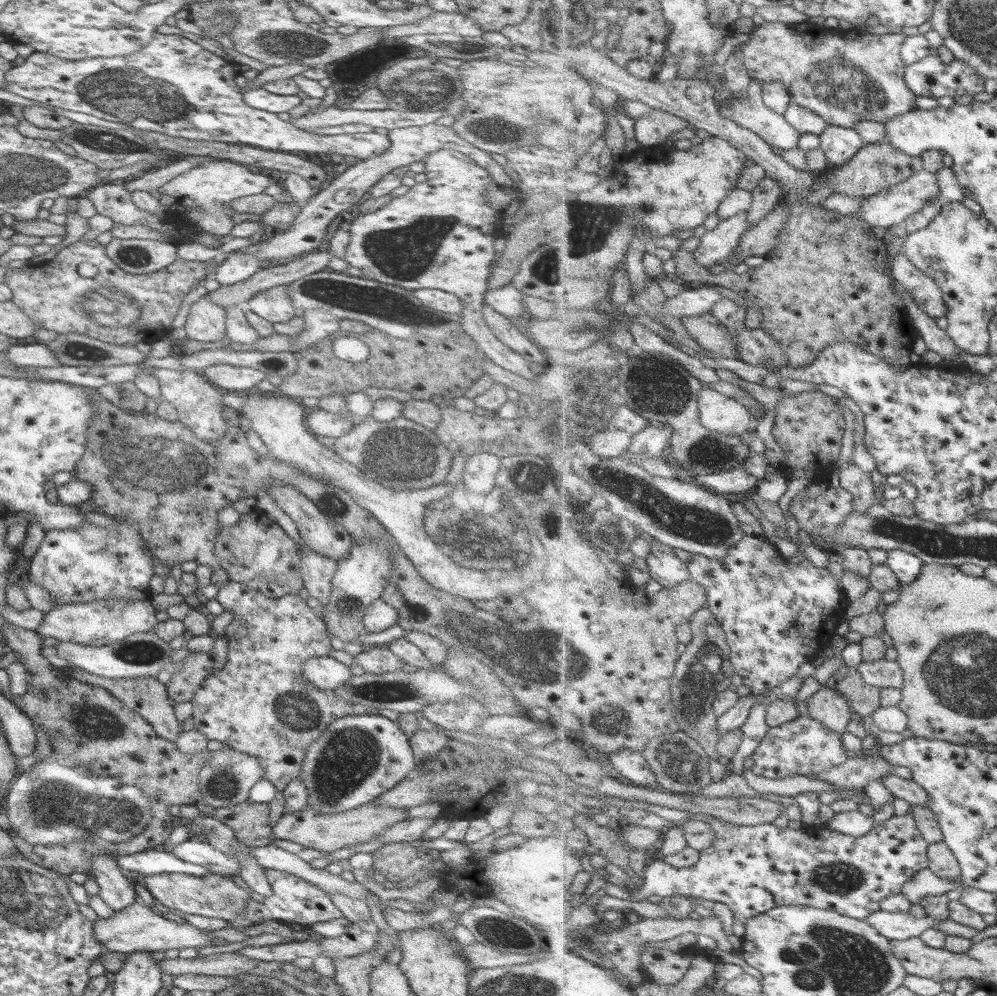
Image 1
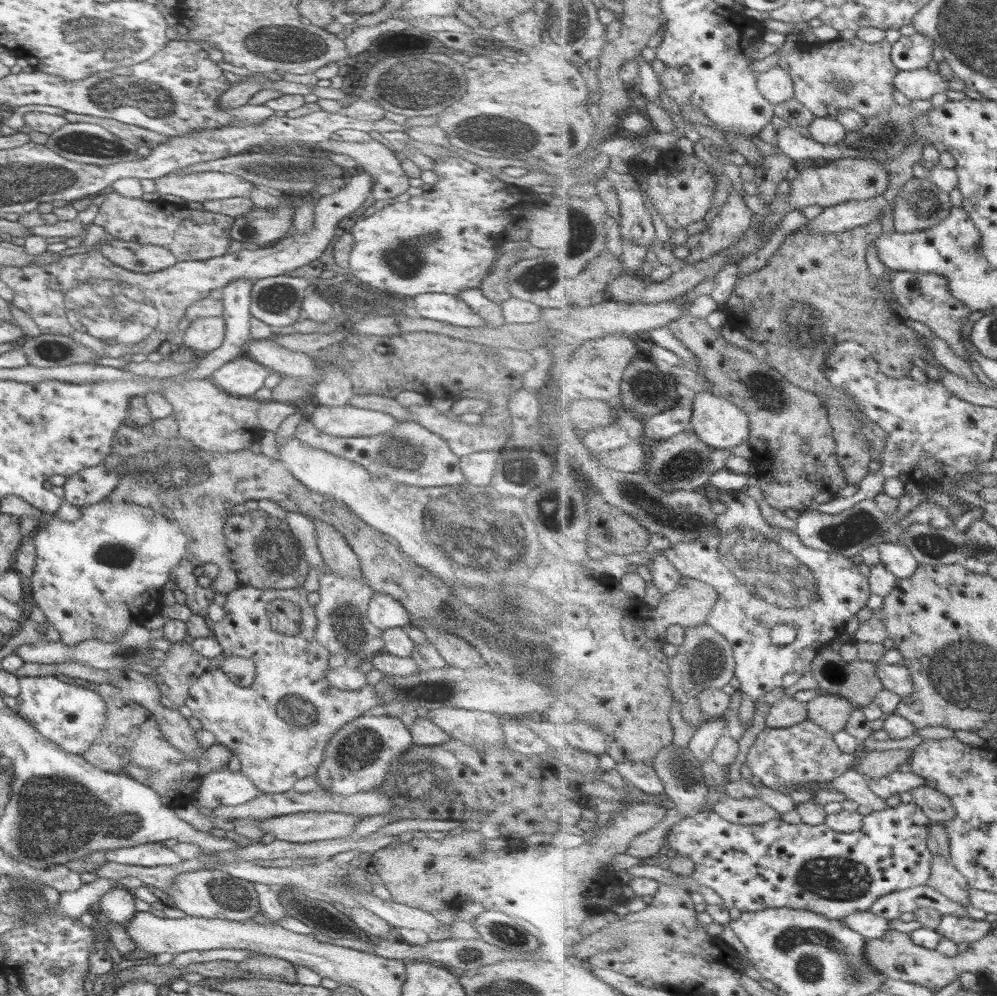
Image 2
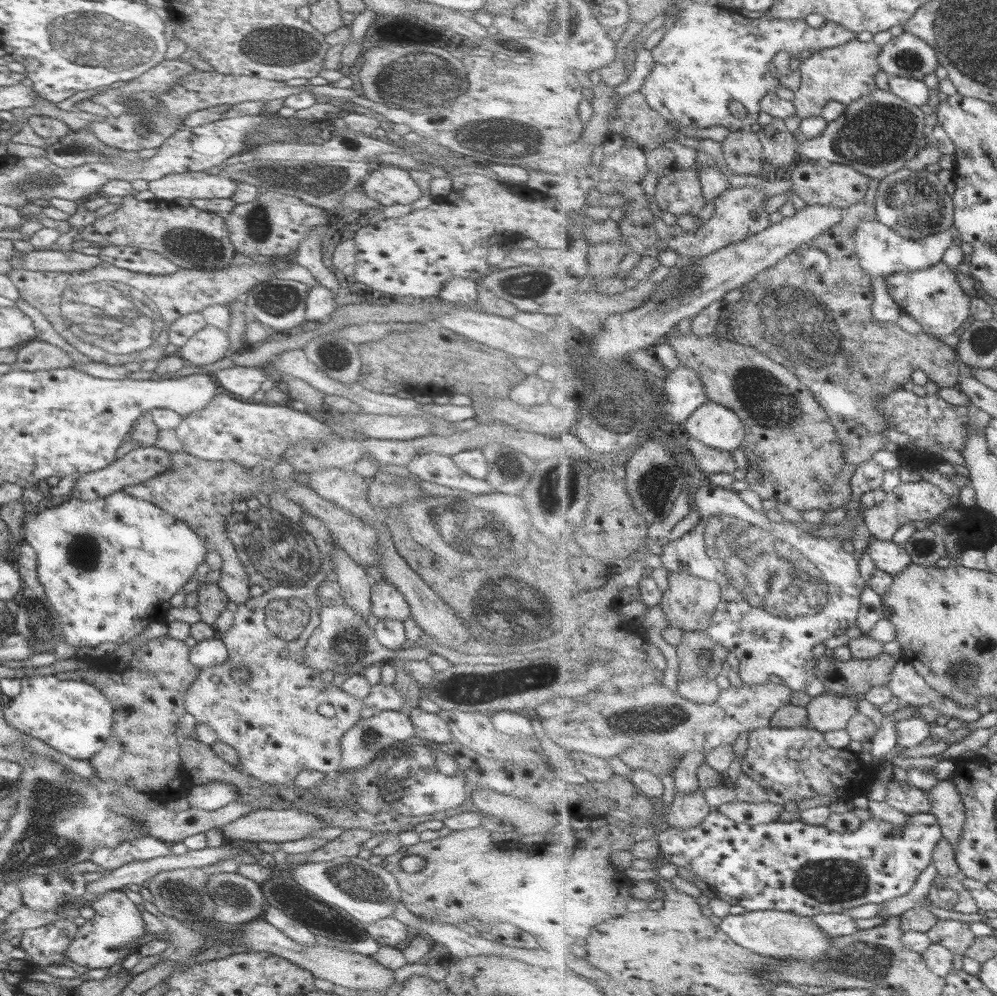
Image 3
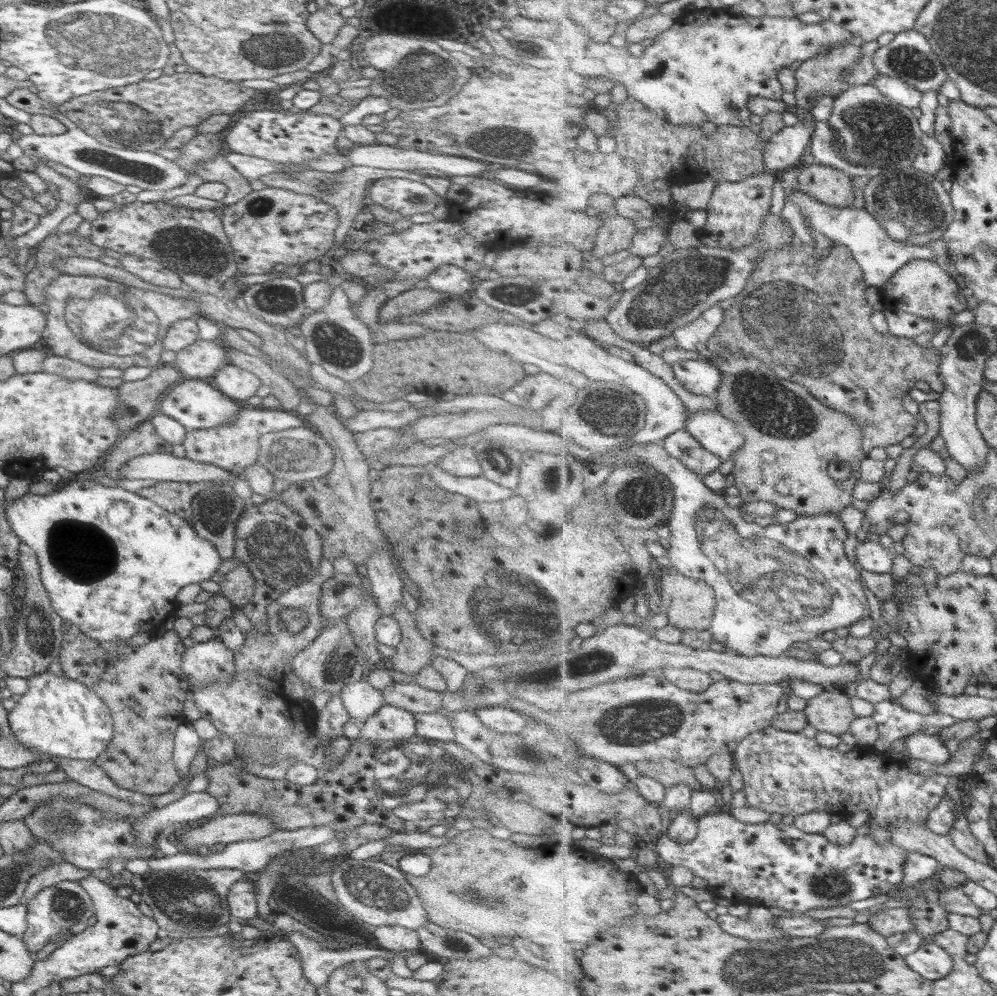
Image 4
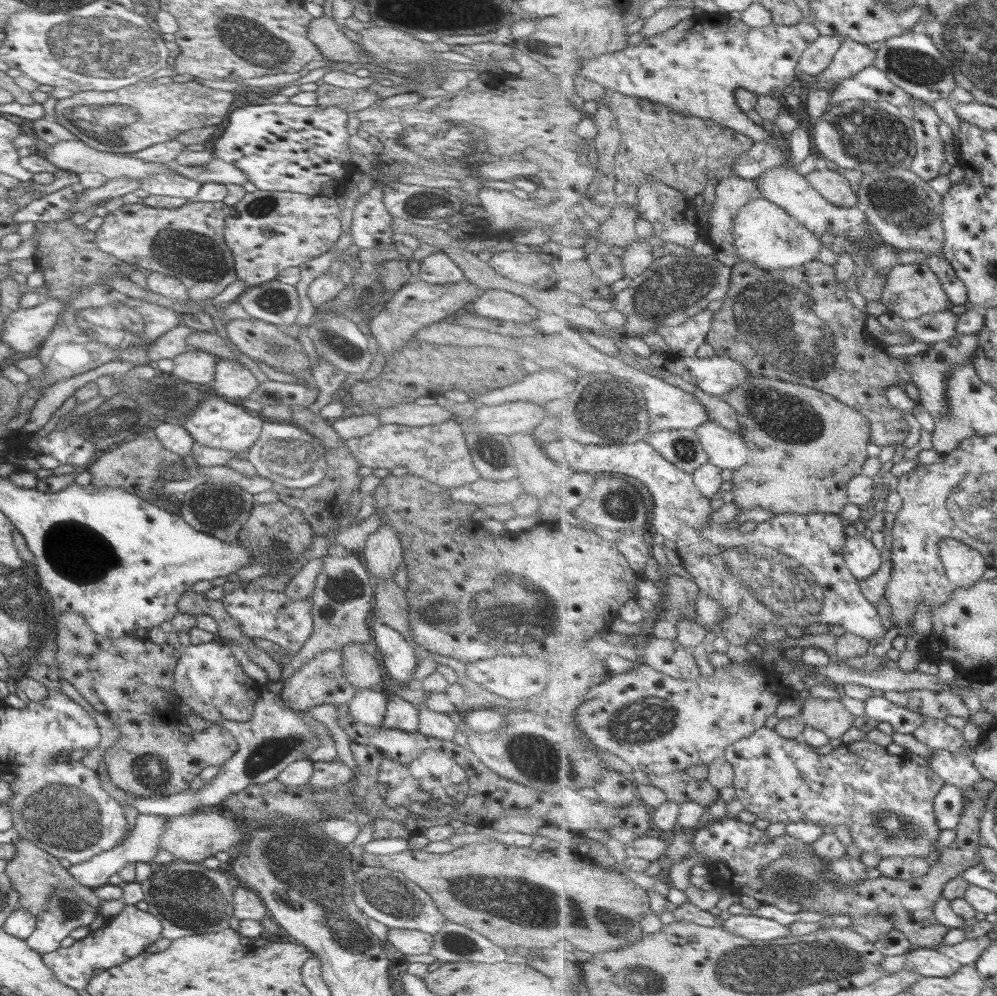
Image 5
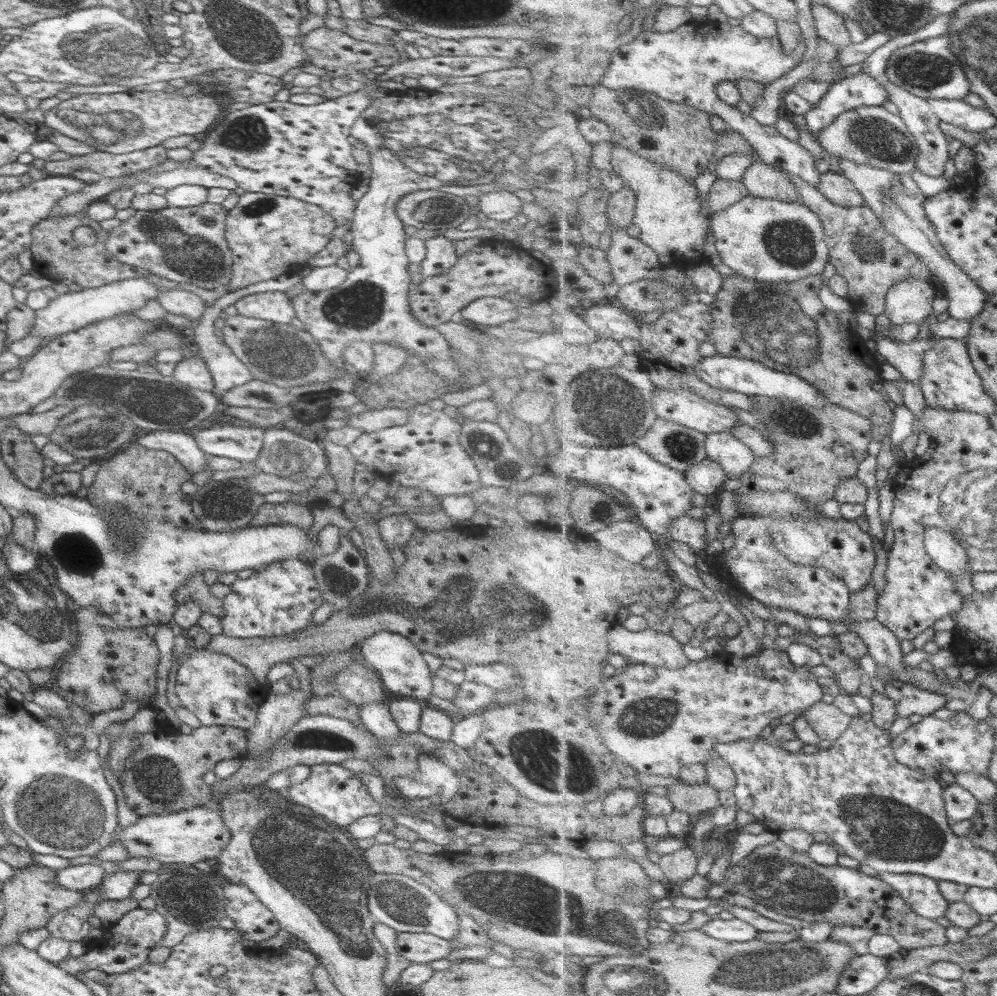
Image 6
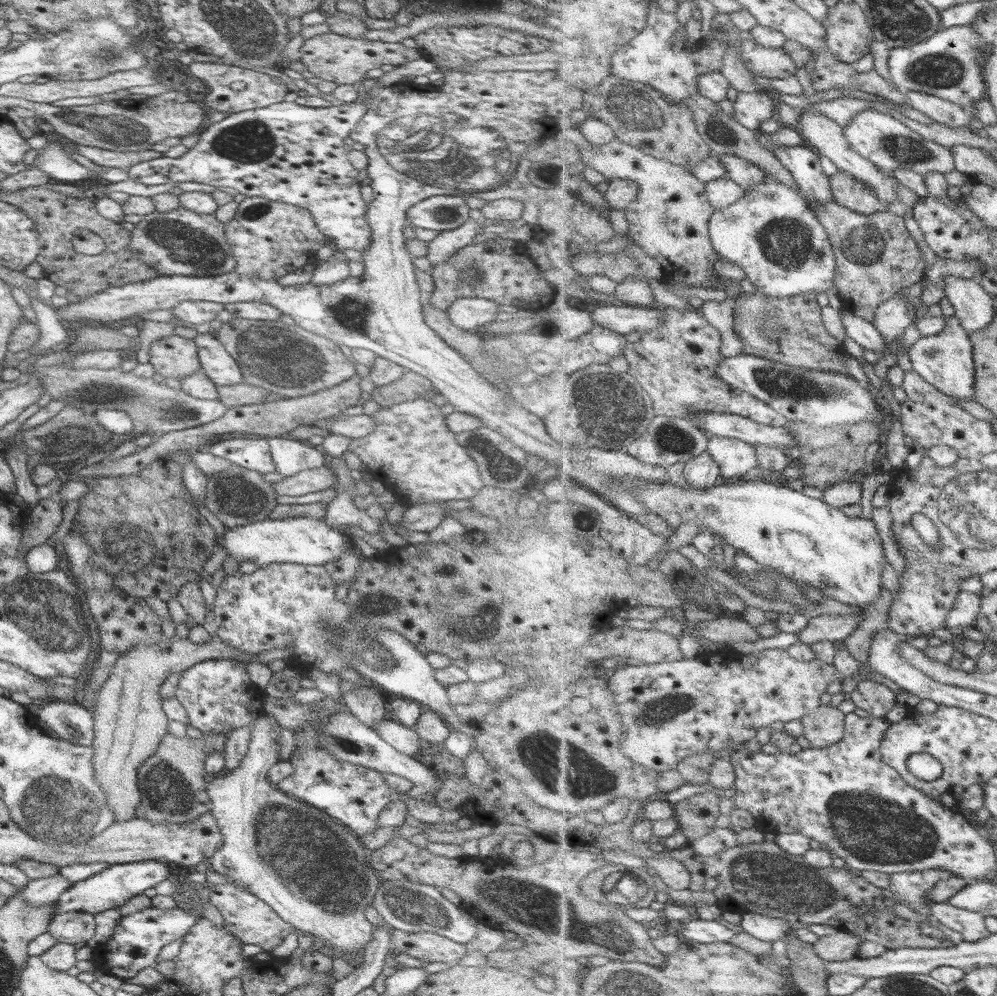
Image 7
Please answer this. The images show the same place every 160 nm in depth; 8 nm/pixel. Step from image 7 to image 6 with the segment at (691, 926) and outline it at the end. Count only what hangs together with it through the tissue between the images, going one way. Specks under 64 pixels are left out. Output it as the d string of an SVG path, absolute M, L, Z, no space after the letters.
M739 918L710 919L701 930L713 938L727 942L751 942L759 936L759 930L755 926Z

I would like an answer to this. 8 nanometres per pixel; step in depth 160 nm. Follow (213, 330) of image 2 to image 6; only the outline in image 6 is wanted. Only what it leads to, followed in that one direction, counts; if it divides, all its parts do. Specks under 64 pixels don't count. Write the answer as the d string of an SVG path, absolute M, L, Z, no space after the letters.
M198 356L175 363L172 377L191 390L214 392L214 382L210 372Z

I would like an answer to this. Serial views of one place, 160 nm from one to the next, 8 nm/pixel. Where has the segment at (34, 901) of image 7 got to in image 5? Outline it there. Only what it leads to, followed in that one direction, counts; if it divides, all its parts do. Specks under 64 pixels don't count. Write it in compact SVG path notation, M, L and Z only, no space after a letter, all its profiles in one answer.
M148 814L136 815L135 824L133 824L133 830L131 830L131 832L128 832L126 837L121 840L118 845L115 845L112 849L104 850L103 852L92 856L91 858L89 858L89 860L86 860L85 862L79 862L71 865L67 869L67 872L79 884L81 884L81 886L93 888L96 886L103 886L104 884L107 884L107 878L109 878L111 874L115 874L118 870L121 870L121 868L125 867L126 864L131 864L131 862L149 863L152 858L154 858L155 854L157 854L159 837L163 834L163 831L165 831L165 827L167 827L167 824L165 824L165 818L171 817L162 817Z

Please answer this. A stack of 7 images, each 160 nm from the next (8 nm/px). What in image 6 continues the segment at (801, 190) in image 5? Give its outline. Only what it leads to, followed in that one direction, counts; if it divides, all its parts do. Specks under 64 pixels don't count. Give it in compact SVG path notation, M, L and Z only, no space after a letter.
M755 161L746 170L742 181L750 192L750 198L775 198L787 203L803 204L790 176L763 161Z

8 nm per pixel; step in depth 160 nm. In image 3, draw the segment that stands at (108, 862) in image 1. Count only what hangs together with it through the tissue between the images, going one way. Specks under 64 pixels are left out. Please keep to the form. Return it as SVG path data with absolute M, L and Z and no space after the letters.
M110 890L109 892L104 892L103 894L100 894L99 896L96 896L96 898L94 898L94 900L92 900L90 902L89 907L91 907L94 910L94 917L91 920L89 920L89 922L85 922L83 925L78 926L77 932L75 933L75 936L73 937L73 940L71 941L71 944L67 947L66 955L64 956L64 959L71 960L71 962L74 962L75 964L78 964L79 966L85 966L85 968L91 970L91 968L107 968L107 967L109 968L110 965L115 964L115 963L120 962L121 960L123 960L122 958L125 958L127 956L126 953L131 954L131 952L136 952L136 949L134 949L133 951L130 951L130 952L124 952L124 950L121 949L121 948L124 948L124 946L129 945L131 942L137 940L138 938L141 938L144 934L144 924L143 924L142 916L140 915L139 910L137 910L137 908L135 907L135 904L133 904L133 902L129 901L129 899L127 899L127 897L125 896L124 893L122 893L121 891L117 891L117 890Z

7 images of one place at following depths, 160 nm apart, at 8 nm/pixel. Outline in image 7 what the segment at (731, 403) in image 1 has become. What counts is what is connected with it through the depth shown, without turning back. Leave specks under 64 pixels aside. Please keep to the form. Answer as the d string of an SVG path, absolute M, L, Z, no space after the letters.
M713 435L708 439L706 451L717 461L726 481L732 481L760 466L756 447L738 438Z

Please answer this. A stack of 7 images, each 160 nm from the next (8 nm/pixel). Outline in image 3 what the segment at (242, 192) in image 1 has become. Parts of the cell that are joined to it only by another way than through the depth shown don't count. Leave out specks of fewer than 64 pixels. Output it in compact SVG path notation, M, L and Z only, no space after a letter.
M205 171L168 174L148 183L156 200L174 201L176 198L231 199L237 185L230 178L207 174Z

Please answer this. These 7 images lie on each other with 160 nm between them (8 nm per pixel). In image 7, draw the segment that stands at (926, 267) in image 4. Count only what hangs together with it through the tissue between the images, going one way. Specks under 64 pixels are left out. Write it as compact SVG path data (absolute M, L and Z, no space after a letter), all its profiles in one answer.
M901 295L880 304L873 324L887 344L902 340L903 330L915 321L915 307Z

